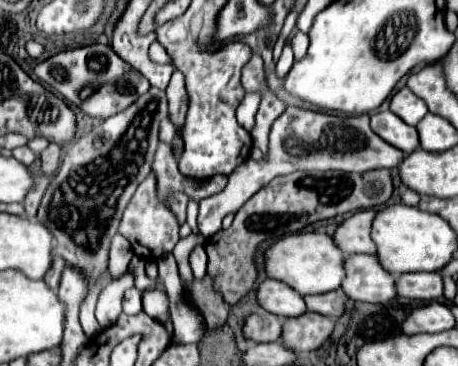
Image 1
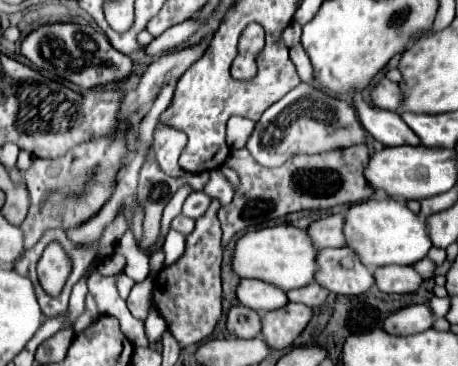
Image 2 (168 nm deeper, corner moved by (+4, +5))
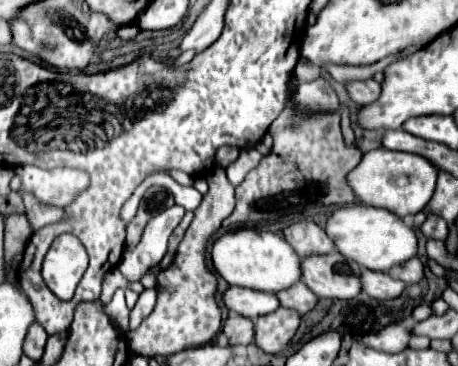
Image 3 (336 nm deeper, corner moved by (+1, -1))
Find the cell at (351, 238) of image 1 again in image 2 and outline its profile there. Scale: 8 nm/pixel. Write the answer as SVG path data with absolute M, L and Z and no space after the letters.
M333 214L321 220L315 220L309 228L307 228L313 246L317 250L323 248L339 248L345 246L345 238L343 238L343 214Z

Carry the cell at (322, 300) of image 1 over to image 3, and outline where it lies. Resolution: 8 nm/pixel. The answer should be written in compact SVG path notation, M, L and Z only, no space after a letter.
M296 282L296 286L282 290L276 296L280 298L280 306L298 310L300 314L310 312L318 304L318 296L312 294L312 290L308 290L308 286L304 286L304 282Z

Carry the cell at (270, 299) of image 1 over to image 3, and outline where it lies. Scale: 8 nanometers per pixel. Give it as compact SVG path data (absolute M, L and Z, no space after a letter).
M230 286L224 292L224 304L228 306L230 312L236 312L250 320L280 308L280 300L276 298L276 294L258 292L258 290L240 288L240 286Z

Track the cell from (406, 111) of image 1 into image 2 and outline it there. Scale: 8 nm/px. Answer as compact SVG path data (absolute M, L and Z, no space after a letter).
M381 78L373 90L371 90L371 102L377 108L385 108L385 110L397 110L397 104L401 100L401 92L399 86L387 78Z

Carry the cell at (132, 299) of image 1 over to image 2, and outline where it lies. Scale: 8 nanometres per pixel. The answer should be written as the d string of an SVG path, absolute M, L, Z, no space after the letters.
M147 278L141 284L135 284L129 298L127 298L127 308L129 312L139 318L145 320L145 316L149 314L149 302L151 302L151 290L153 290L153 280Z

